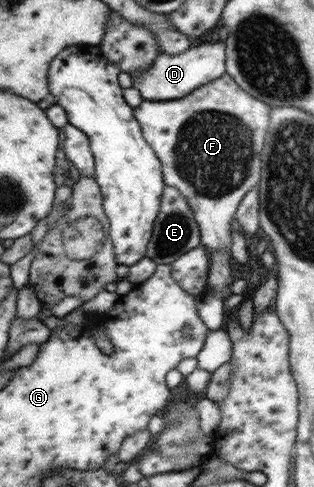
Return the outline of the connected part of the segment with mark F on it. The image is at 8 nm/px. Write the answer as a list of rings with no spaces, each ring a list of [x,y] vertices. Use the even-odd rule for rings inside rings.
[[[227,73],[182,98],[164,101],[144,100],[138,108],[133,109],[133,114],[140,123],[143,138],[160,159],[165,185],[178,189],[190,204],[198,223],[201,244],[207,250],[226,250],[234,268],[240,263],[232,257],[230,251],[230,227],[244,196],[260,182],[260,152],[264,148],[266,128],[270,126],[270,110],[272,108],[268,104],[246,94]]]

